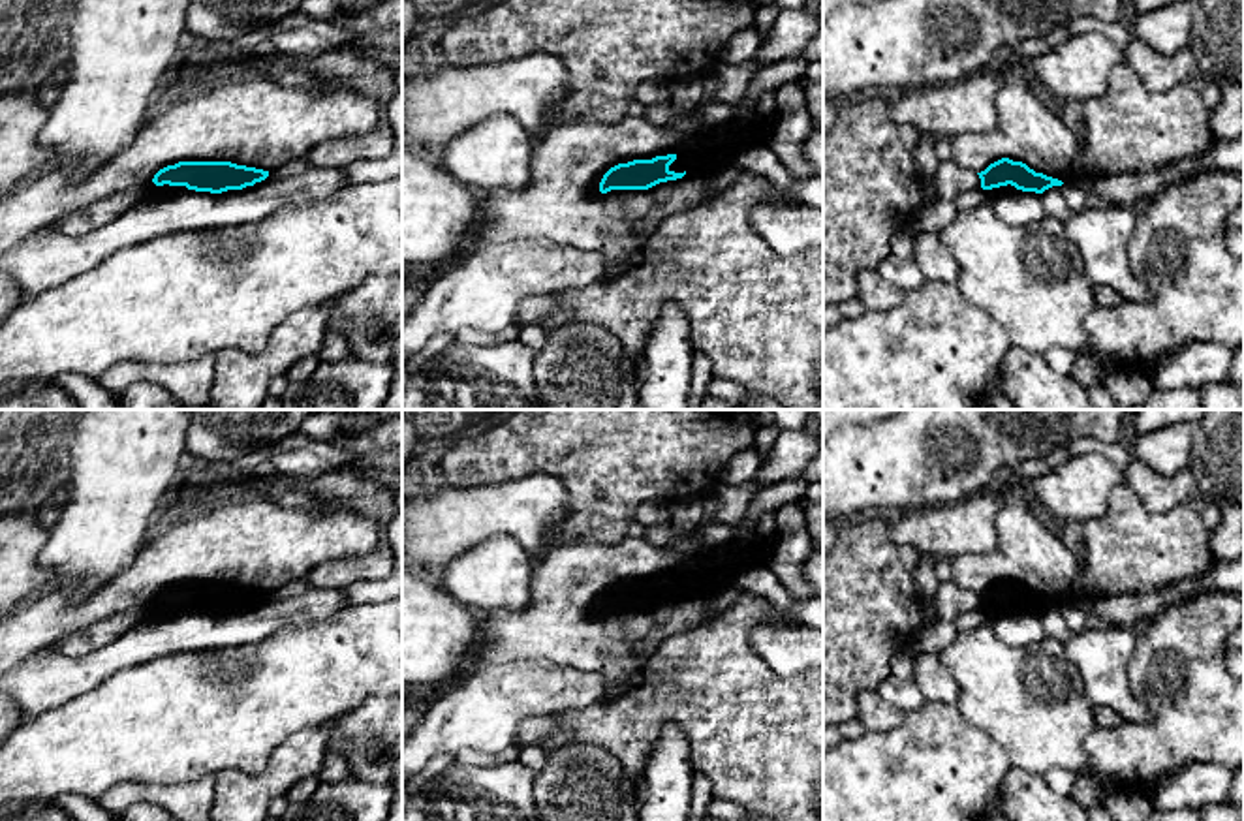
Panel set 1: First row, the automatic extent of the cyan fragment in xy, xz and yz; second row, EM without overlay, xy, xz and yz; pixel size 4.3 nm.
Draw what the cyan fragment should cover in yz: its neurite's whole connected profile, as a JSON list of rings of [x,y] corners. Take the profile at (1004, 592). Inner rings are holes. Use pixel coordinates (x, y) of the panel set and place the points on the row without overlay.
[[[1002,579],[990,584],[985,592],[977,594],[981,599],[981,609],[990,616],[994,614],[1015,614],[1035,612],[1043,614],[1052,607],[1062,607],[1064,603],[1043,594],[1035,594],[1022,582],[1013,582],[1009,579]]]

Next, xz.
[[[774,535],[769,539],[752,537],[742,545],[729,541],[712,556],[703,556],[697,564],[686,565],[676,575],[618,584],[603,596],[599,612],[648,611],[660,603],[682,599],[690,588],[707,590],[716,597],[725,581],[735,581],[744,571],[746,560],[761,560],[772,543]]]

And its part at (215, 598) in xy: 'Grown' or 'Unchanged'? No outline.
Grown

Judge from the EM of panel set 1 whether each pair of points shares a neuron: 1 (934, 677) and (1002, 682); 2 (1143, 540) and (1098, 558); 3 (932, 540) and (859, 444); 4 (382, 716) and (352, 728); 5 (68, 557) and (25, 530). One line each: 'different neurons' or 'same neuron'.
1: different neurons
2: same neuron
3: different neurons
4: same neuron
5: different neurons

